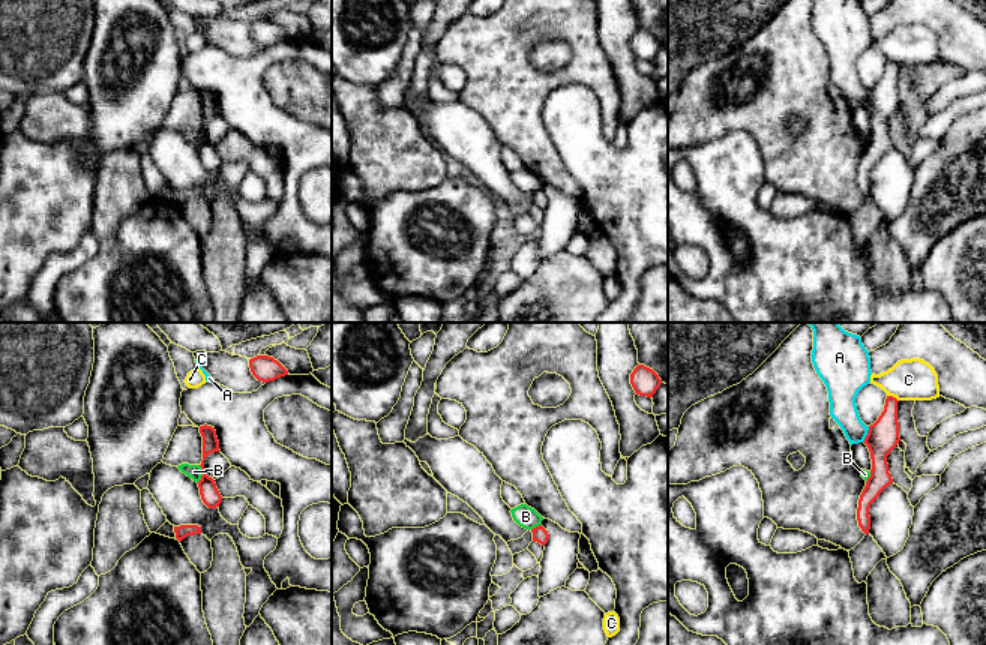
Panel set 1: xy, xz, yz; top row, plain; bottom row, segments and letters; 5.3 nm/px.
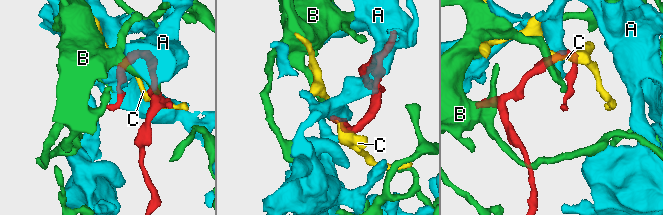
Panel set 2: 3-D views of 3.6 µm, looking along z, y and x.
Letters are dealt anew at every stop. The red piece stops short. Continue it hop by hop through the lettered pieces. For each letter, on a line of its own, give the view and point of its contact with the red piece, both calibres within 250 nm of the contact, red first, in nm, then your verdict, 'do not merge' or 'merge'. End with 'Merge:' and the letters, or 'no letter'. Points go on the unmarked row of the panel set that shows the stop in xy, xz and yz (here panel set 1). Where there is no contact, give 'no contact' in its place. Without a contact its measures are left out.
A: meets red in yz at (868, 98); 170 nm thick on the red side, 150 nm on the other; do not merge
B: meets red in xy at (203, 138); 100 nm thick on the red side, 80 nm on the other; do not merge
C: meets red in yz at (892, 60); 170 nm thick on the red side, 220 nm on the other; do not merge
Merge: no letter

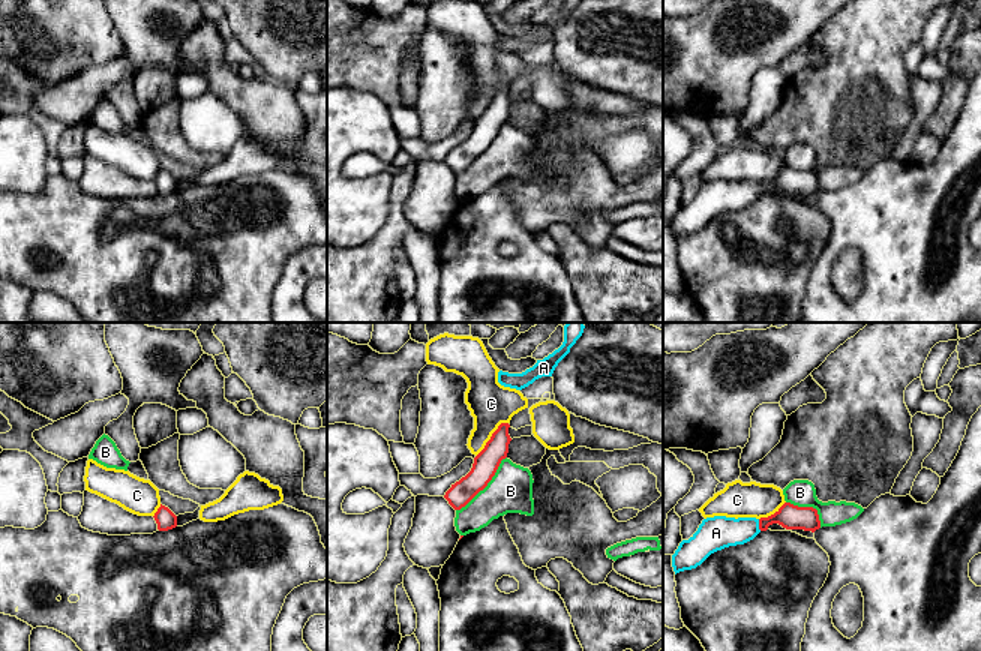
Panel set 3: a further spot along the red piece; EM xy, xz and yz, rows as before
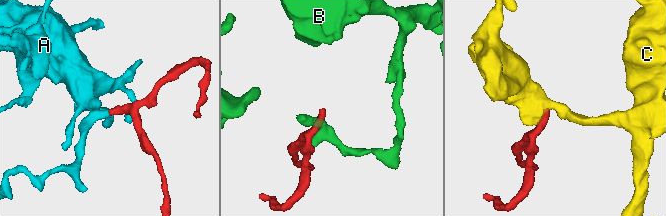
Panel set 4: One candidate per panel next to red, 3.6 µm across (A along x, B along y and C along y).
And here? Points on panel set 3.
A: meets red in yz at (759, 189); 140 nm thick on the red side, 180 nm on the other; merge
B: meets red in xz at (485, 150); 140 nm thick on the red side, 240 nm on the other; do not merge
C: meets red in xz at (491, 101); 140 nm thick on the red side, 240 nm on the other; do not merge
Merge: A

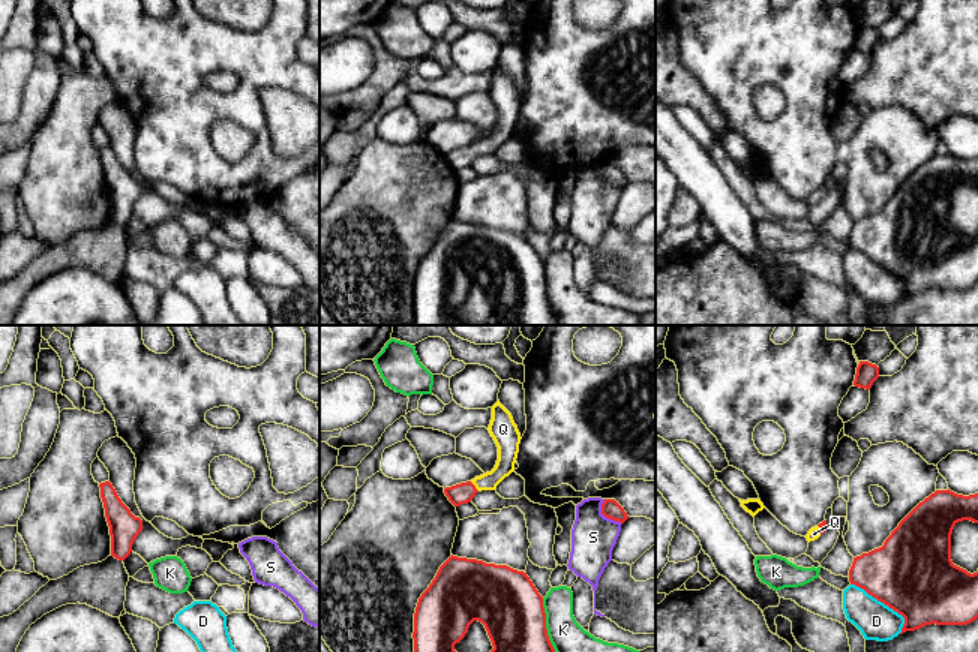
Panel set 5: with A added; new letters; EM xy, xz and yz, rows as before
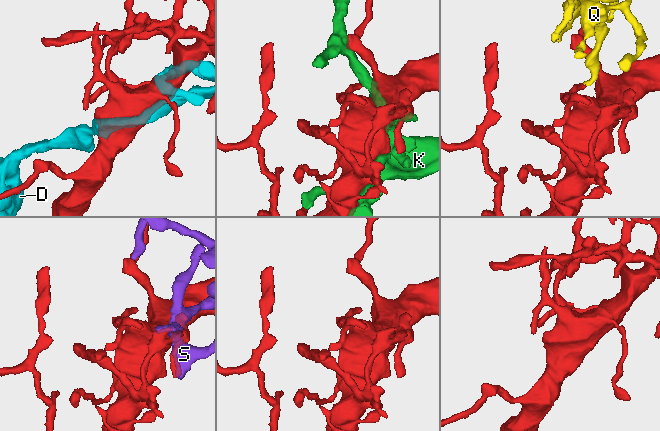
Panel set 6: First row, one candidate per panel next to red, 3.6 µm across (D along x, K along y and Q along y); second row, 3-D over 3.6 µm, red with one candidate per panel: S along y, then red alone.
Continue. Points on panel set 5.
D: meets red in yz at (884, 267); 440 nm thick on the red side, 200 nm on the other; do not merge
K: meets red in xz at (546, 294); 340 nm thick on the red side, 280 nm on the other; do not merge
Q: meets red in xz at (474, 150); 110 nm thick on the red side, 110 nm on the other; merge
S: meets red in xz at (605, 180); 100 nm thick on the red side, 240 nm on the other; do not merge
Merge: Q

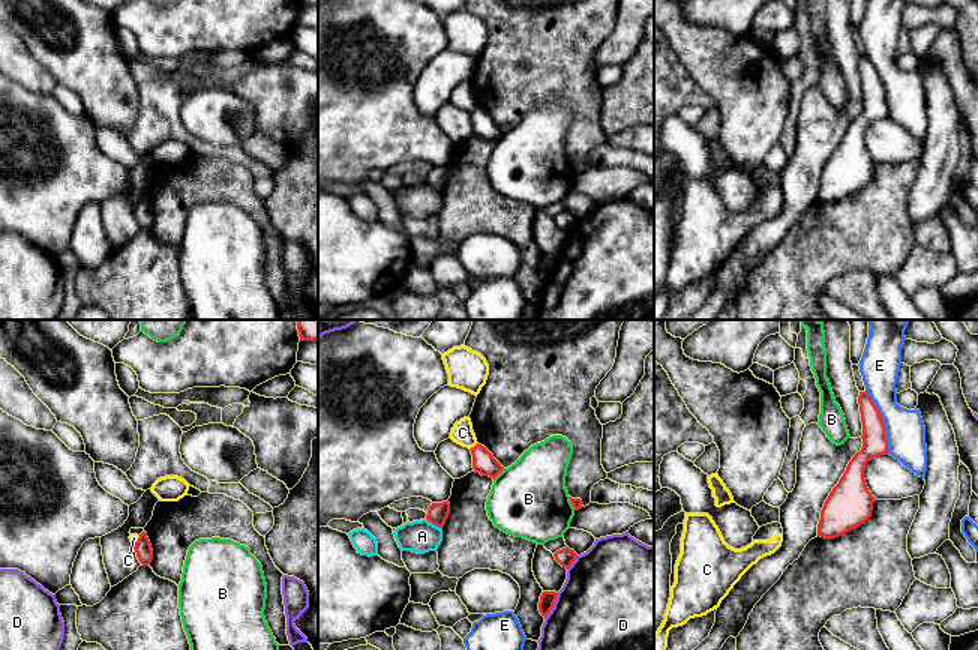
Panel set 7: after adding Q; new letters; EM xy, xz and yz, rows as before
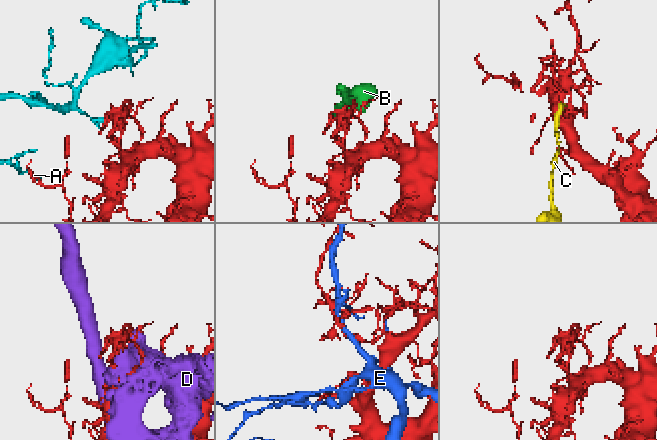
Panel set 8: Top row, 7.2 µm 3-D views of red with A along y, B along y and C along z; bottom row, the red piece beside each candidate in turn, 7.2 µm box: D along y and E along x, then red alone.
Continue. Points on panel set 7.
A: meets red in xz at (434, 188); 110 nm thick on the red side, 180 nm on the other; do not merge
B: meets red in xz at (498, 137); 120 nm thick on the red side, 400 nm on the other; do not merge
C: meets red in xz at (474, 110); 120 nm thick on the red side, 120 nm on the other; do not merge
D: meets red in xz at (552, 269); 80 nm thick on the red side, 500 nm on the other; do not merge
E: meets red in yz at (882, 86); 140 nm thick on the red side, 220 nm on the other; do not merge
Merge: no letter

